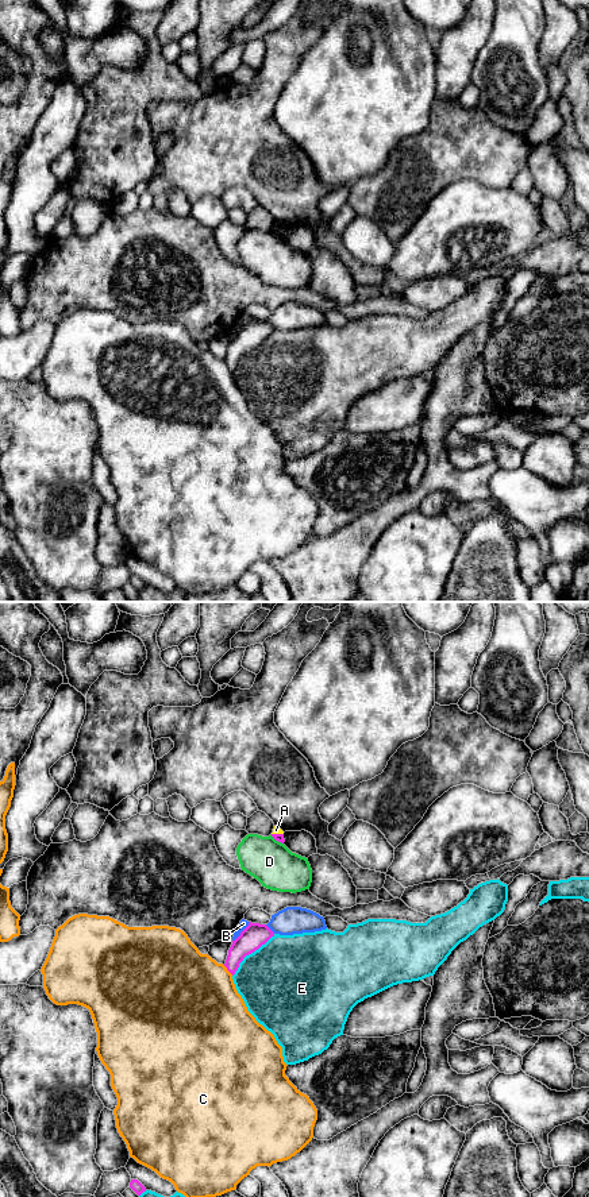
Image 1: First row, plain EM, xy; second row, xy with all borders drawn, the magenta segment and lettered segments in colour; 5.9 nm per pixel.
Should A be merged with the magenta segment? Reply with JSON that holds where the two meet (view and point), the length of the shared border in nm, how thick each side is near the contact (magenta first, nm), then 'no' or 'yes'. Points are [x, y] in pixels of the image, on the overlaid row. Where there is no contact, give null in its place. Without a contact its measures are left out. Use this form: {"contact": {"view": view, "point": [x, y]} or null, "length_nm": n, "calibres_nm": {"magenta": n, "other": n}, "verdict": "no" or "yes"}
{"contact": {"view": "xy", "point": [277, 834]}, "length_nm": 70, "calibres_nm": {"magenta": 50, "other": 50}, "verdict": "no"}

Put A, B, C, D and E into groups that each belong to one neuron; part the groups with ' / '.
A / B / C / D / E

